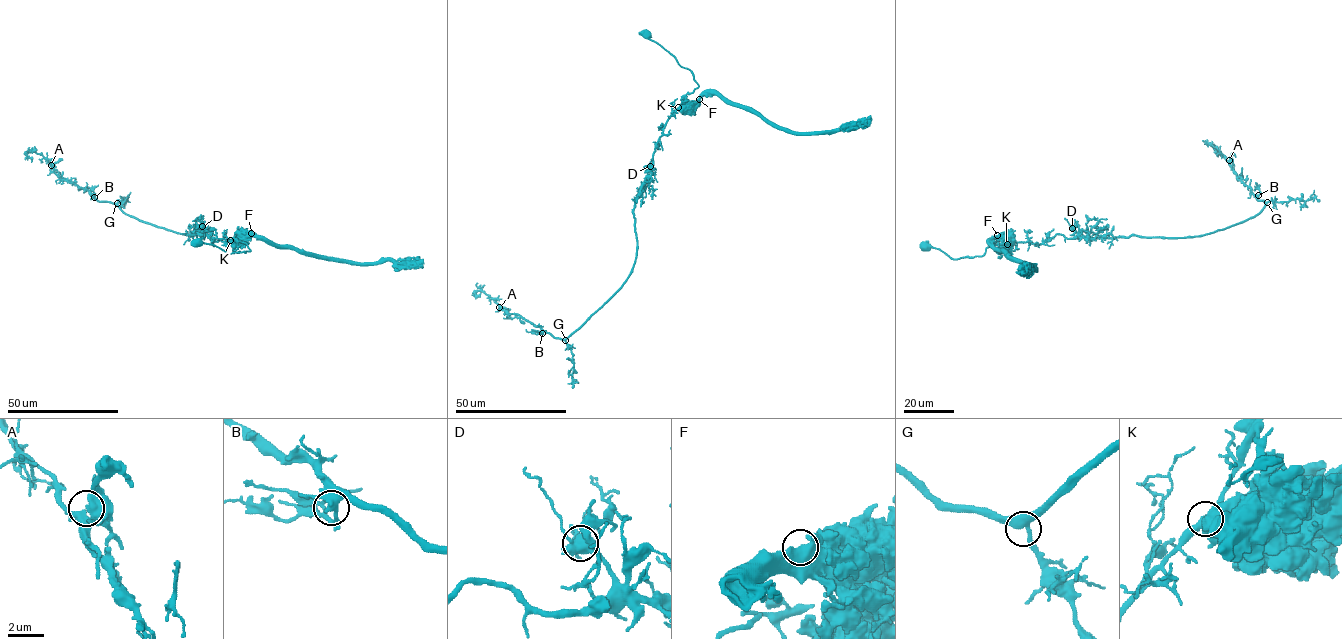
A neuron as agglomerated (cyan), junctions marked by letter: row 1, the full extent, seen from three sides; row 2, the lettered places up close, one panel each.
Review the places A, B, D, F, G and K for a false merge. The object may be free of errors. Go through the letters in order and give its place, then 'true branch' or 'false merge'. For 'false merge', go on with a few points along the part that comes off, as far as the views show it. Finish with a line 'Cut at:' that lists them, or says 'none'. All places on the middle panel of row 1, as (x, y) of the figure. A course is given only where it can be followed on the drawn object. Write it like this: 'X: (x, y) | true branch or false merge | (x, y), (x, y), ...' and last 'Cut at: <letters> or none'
A: (499, 307) | true branch
B: (542, 333) | true branch
D: (650, 166) | true branch
F: (699, 99) | true branch
G: (565, 340) | true branch
K: (678, 107) | false merge | (678, 107), (635, 202), (632, 271), (579, 327), (554, 338), (477, 291), (479, 297)
Cut at: K

